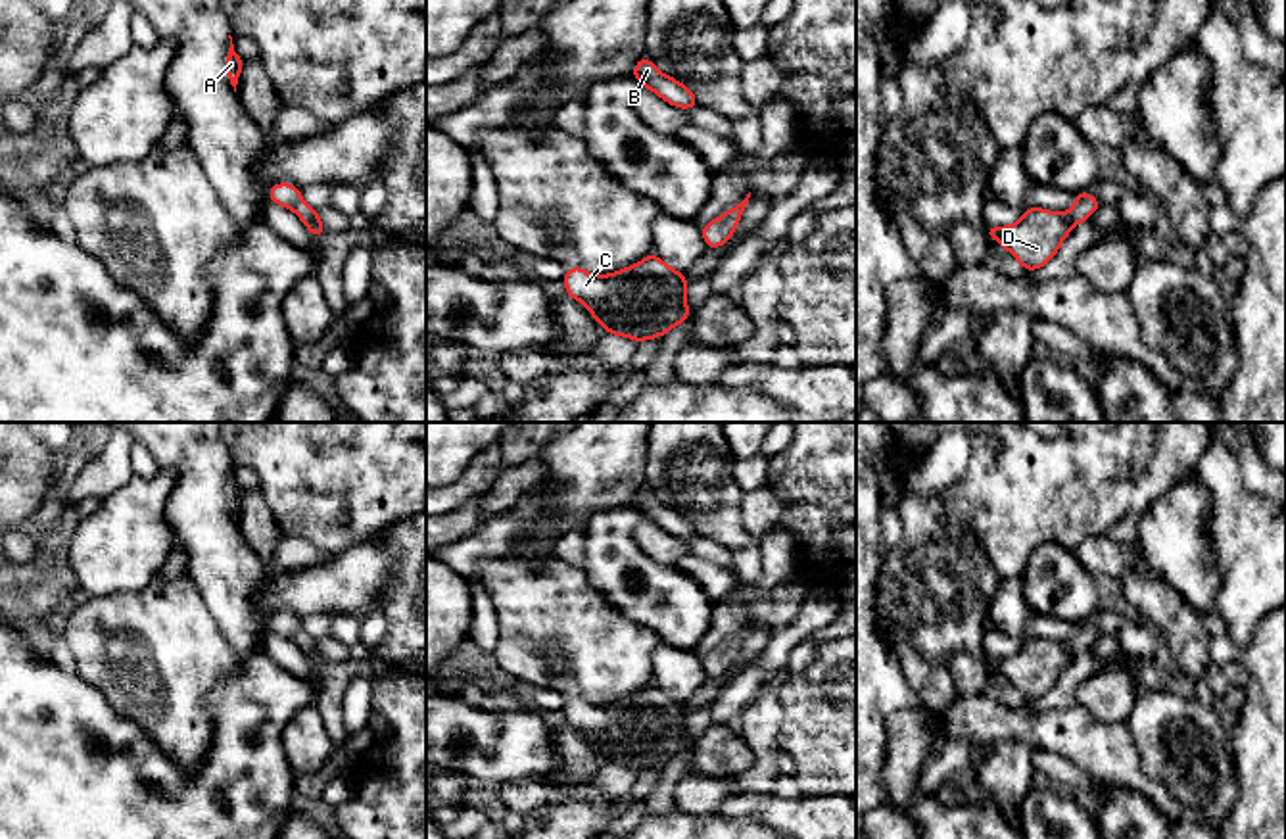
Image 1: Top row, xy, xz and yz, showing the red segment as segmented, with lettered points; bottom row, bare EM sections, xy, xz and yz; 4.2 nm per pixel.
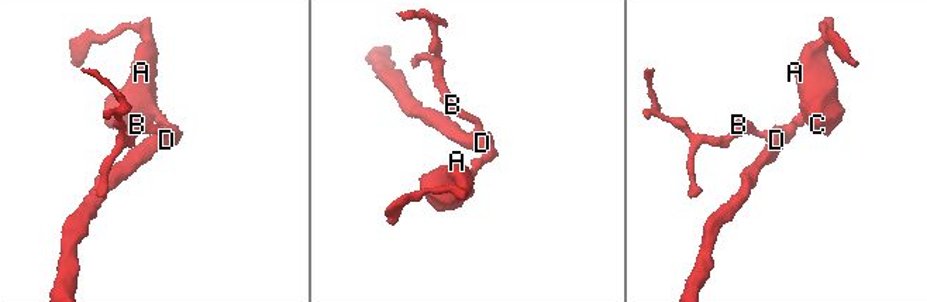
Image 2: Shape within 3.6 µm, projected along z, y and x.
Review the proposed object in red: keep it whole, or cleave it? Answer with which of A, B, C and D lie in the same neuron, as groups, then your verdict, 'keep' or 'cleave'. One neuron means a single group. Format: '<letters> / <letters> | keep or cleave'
A B C D | keep

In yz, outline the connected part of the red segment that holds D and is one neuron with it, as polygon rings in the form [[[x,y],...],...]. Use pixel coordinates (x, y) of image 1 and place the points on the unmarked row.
[[[1081,620],[1067,643],[1027,637],[1017,653],[1012,657],[988,657],[985,666],[992,666],[1002,674],[1023,695],[1023,701],[1036,701],[1058,683],[1071,659],[1090,649],[1092,641],[1102,635],[1086,620]]]

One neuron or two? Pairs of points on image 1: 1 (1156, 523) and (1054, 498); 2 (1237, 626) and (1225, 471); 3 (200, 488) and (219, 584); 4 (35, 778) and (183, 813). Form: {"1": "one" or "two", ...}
{"1": "two", "2": "one", "3": "one", "4": "one"}

